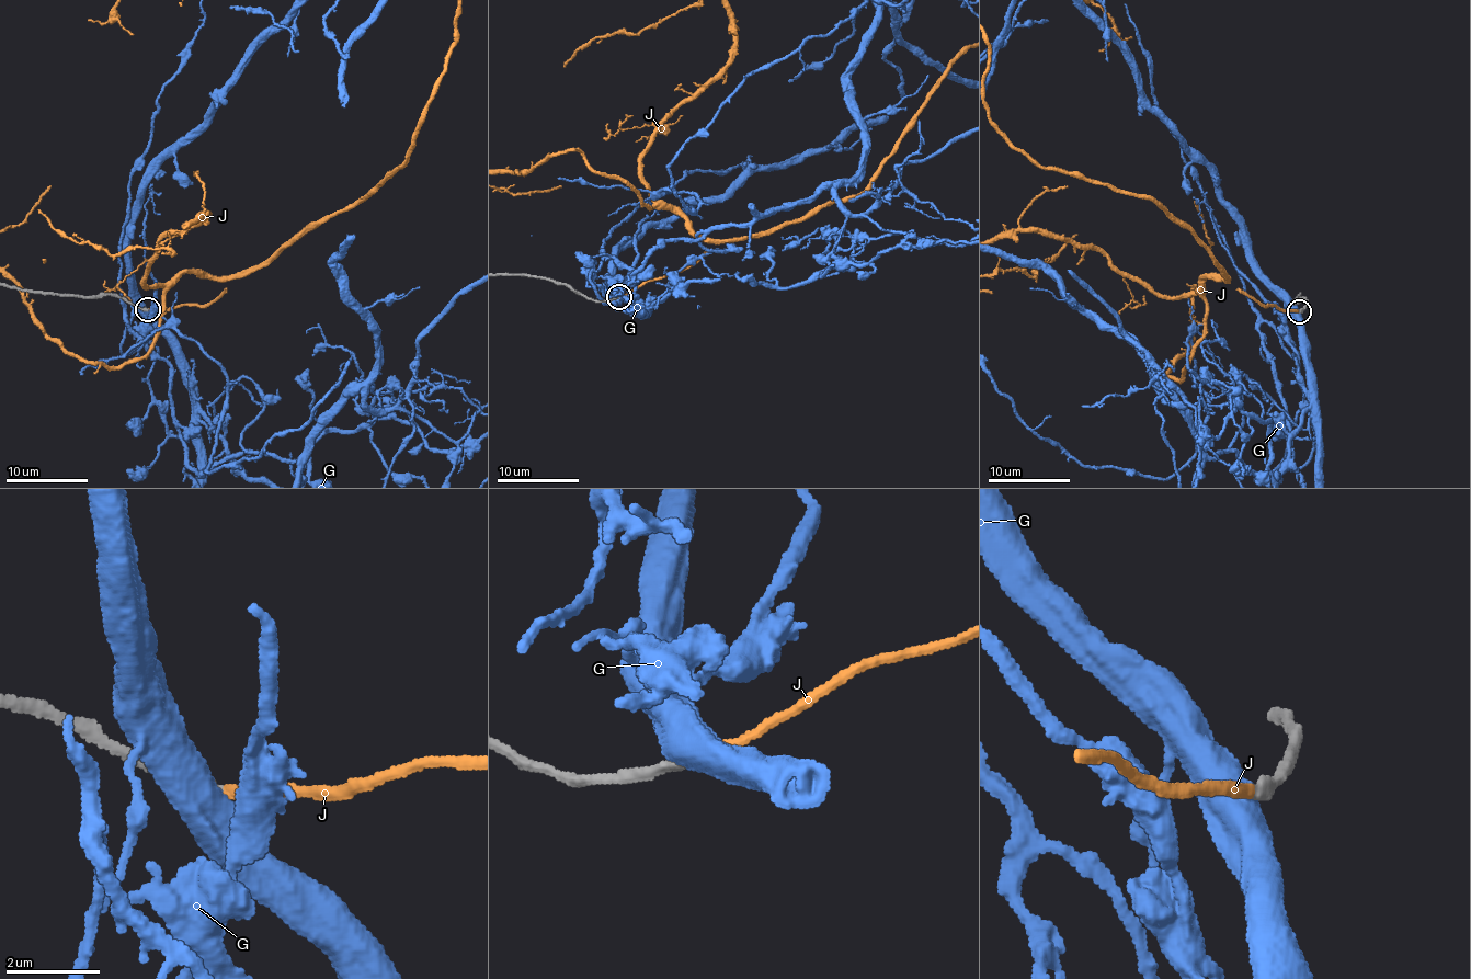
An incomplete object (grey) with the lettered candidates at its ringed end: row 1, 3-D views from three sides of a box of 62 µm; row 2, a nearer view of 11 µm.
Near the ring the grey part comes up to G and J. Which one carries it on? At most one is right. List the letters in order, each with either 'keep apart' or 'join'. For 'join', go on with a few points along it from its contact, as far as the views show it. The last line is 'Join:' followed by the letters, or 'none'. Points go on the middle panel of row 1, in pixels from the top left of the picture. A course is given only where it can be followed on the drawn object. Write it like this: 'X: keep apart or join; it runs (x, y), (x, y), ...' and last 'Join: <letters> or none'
G: keep apart
J: join
Join: J

